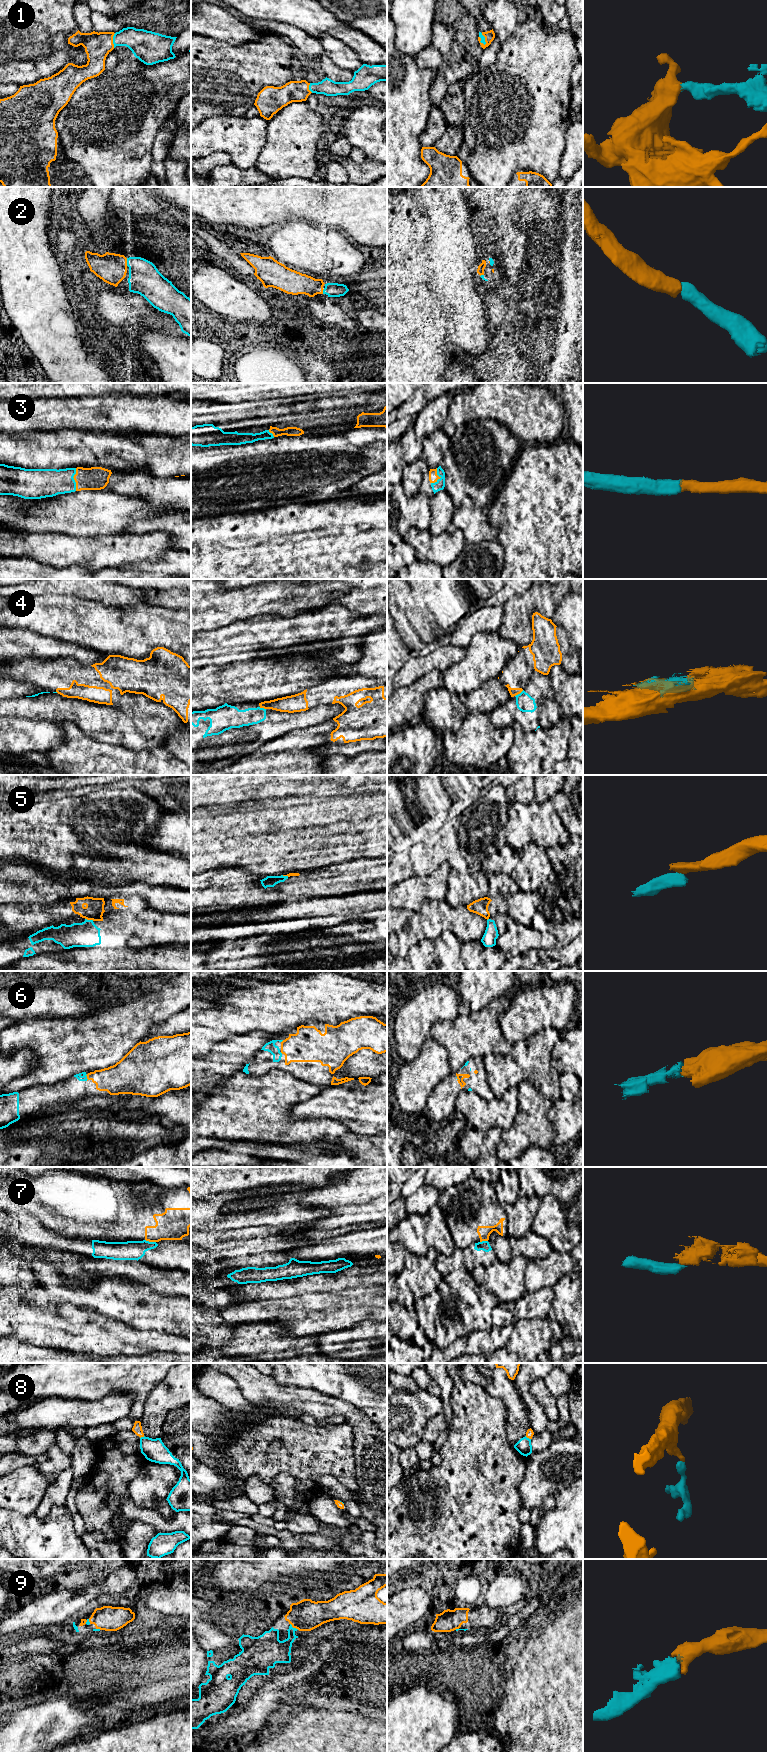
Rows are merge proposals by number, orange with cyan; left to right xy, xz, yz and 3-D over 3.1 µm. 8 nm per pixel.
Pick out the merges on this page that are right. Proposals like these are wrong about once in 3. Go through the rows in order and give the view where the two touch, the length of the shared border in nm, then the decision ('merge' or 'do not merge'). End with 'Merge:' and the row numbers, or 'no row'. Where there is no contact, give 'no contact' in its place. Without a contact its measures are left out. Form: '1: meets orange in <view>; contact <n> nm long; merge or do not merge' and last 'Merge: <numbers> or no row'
1: meets orange in xy; contact 120 nm long; merge
2: meets orange in xy; contact 60 nm long; merge
3: meets orange in xy; contact 180 nm long; merge
4: meets orange in yz; contact 90 nm long; do not merge
5: meets orange in xy; contact 70 nm long; do not merge
6: meets orange in xy; contact 60 nm long; merge
7: meets orange in xy; contact 90 nm long; do not merge
8: meets orange in yz; contact 50 nm long; merge
9: meets orange in xz; contact 90 nm long; merge
Merge: 1, 2, 3, 6, 8, 9

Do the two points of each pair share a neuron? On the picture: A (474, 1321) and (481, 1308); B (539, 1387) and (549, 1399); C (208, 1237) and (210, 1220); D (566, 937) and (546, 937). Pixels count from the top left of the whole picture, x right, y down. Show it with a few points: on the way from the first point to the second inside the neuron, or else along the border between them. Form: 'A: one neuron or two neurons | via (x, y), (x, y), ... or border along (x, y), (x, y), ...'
A: one neuron | via (474, 1318), (478, 1311)
B: one neuron | via (540, 1390), (546, 1396)
C: two neurons | border along (201, 1229), (207, 1231), (232, 1230)
D: one neuron | via (561, 934), (554, 934), (551, 937)

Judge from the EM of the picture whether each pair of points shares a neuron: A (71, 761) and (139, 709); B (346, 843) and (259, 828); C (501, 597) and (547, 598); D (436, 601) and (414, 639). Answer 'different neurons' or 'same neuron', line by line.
A: different neurons
B: same neuron
C: different neurons
D: same neuron

